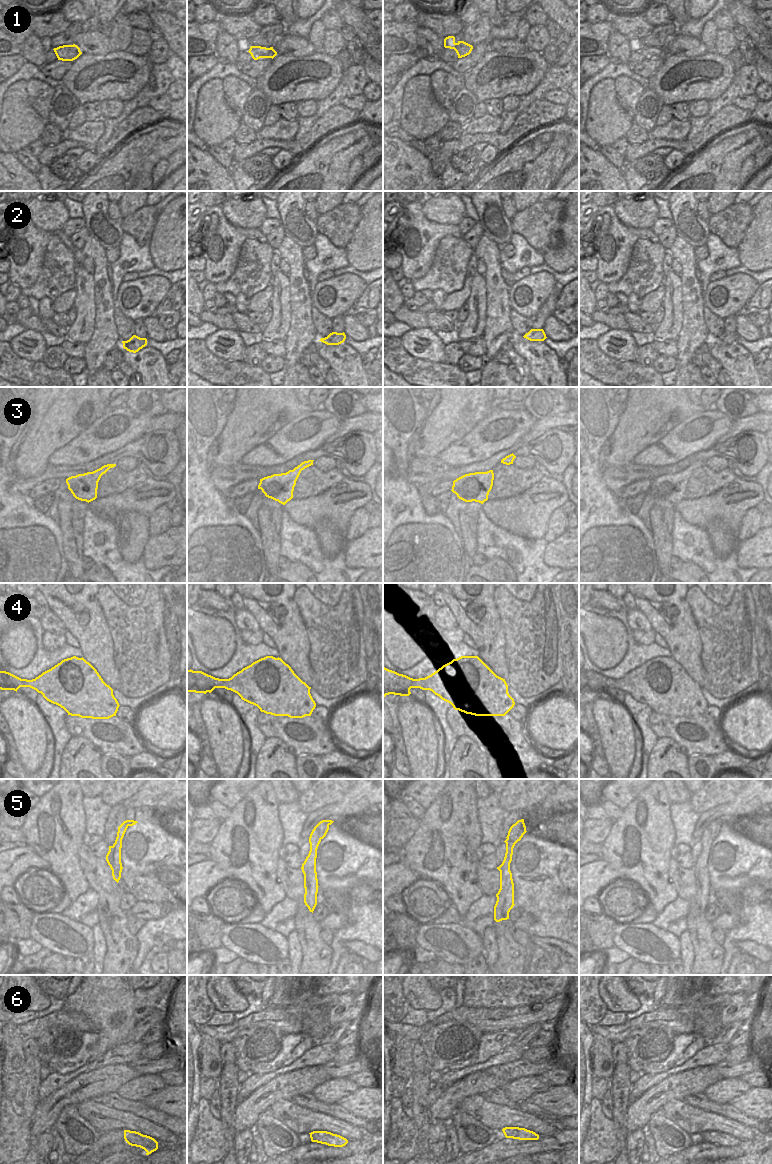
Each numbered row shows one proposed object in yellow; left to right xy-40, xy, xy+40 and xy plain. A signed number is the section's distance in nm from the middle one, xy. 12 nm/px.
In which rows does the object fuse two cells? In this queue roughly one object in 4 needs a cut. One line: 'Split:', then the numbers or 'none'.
Split: 3, 5

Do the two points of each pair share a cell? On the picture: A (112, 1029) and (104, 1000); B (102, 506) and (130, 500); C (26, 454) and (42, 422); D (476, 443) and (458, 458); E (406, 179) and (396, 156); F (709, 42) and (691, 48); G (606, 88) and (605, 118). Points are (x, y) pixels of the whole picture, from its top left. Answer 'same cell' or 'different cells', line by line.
A: same cell
B: same cell
C: same cell
D: same cell
E: same cell
F: different cells
G: same cell

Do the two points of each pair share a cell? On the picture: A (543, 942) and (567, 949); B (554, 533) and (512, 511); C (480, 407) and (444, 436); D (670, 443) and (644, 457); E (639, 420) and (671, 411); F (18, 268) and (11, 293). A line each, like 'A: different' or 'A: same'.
A: same
B: different
C: same
D: same
E: same
F: different

